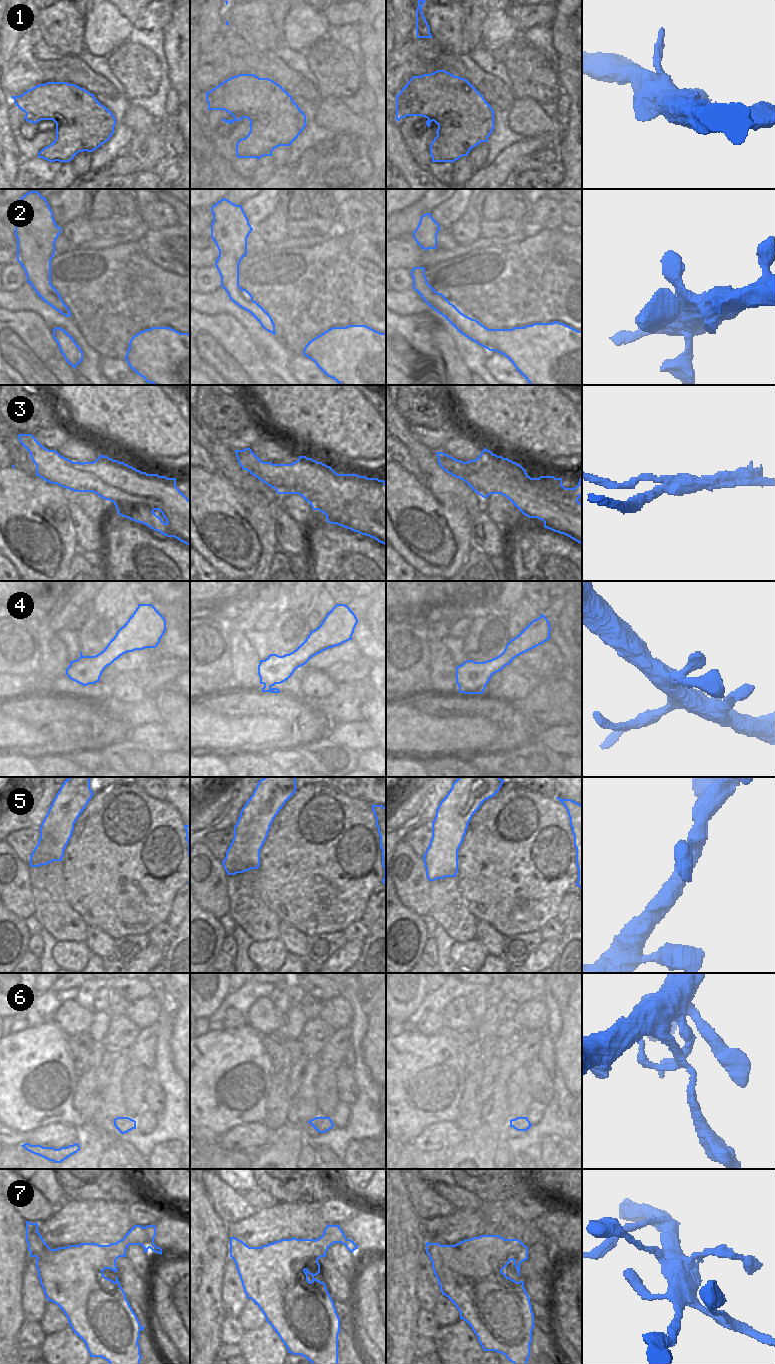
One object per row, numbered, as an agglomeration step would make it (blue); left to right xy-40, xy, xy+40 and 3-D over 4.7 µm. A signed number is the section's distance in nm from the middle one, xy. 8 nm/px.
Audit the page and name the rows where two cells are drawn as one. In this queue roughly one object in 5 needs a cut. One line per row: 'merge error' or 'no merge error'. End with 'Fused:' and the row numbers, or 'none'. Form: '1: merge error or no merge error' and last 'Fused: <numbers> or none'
1: no merge error
2: no merge error
3: merge error
4: no merge error
5: merge error
6: no merge error
7: merge error
Fused: 3, 5, 7

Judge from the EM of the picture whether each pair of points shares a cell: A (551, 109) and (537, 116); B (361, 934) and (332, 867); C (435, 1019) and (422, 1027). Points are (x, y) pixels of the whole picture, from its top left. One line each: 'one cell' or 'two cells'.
A: two cells
B: two cells
C: one cell

